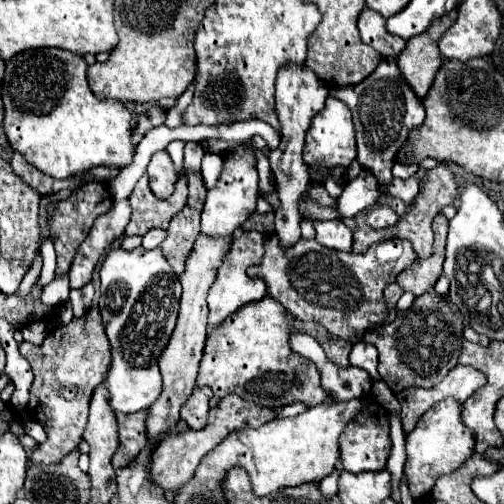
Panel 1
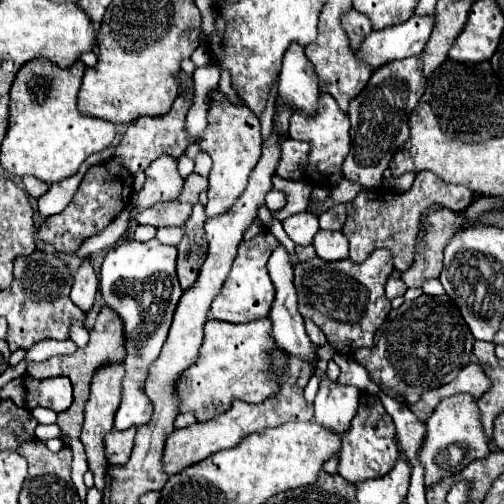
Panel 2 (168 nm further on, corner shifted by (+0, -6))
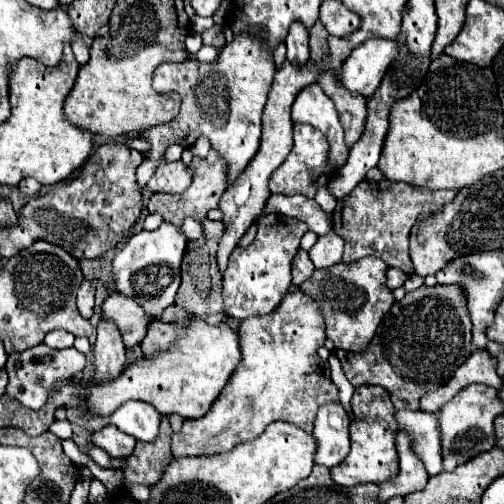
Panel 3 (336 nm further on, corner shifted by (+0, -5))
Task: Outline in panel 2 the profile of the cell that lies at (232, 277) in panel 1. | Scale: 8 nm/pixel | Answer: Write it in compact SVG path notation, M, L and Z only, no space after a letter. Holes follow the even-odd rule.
M264 231L256 239L252 239L248 243L242 241L238 245L238 255L234 259L232 271L228 273L228 277L222 285L222 291L212 301L210 313L214 319L242 323L242 321L248 321L248 313L262 313L262 317L268 317L272 301L274 301L274 285L270 281L266 261L276 245L278 245L278 241L270 231Z

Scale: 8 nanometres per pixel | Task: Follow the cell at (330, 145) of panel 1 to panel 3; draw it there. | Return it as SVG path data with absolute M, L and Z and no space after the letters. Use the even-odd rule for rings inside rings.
M310 84L298 92L294 104L292 104L292 120L302 124L312 124L324 136L330 144L330 164L334 168L344 166L348 158L348 148L344 144L344 130L338 120L334 102L324 94L324 90L318 84Z

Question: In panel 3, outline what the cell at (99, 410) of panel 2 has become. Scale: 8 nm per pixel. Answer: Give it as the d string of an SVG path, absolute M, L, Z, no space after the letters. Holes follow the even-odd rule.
M100 318L98 322L98 338L94 342L94 380L112 380L122 374L126 368L126 352L122 344L122 336L114 322Z

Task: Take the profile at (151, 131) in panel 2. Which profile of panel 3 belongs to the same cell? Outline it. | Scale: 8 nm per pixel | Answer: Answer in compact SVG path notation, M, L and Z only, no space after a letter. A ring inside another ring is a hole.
M236 34L234 40L226 44L218 52L218 58L210 64L188 60L158 66L158 70L154 70L152 86L162 96L168 92L180 94L180 114L174 120L152 126L140 134L152 144L152 150L146 154L146 158L158 160L170 144L186 147L189 140L190 148L198 136L206 136L212 148L218 150L220 156L228 162L228 180L232 184L258 152L262 110L274 72L276 66L270 50L266 50L258 38L250 38L250 34Z

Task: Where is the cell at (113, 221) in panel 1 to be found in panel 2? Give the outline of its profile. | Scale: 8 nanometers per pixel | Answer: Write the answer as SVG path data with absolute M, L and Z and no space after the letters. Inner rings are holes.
M86 259L74 275L74 285L72 285L72 291L70 291L70 299L82 311L88 311L94 303L96 289L98 289L98 279L96 279L96 273L94 273L94 267L92 267L90 259Z

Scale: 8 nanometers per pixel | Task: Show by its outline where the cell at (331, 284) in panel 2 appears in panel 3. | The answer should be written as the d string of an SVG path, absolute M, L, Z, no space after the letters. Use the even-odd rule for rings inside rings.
M366 256L352 264L340 262L332 268L314 270L312 278L300 286L300 290L320 304L326 318L326 338L330 338L336 348L362 352L374 338L384 314L396 302L392 290L386 286L386 270L388 266L378 256Z

